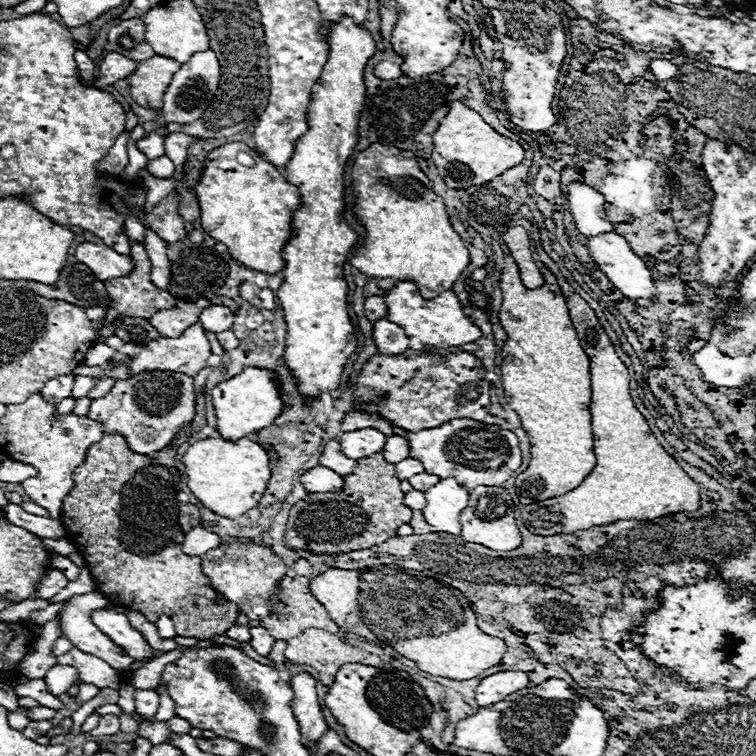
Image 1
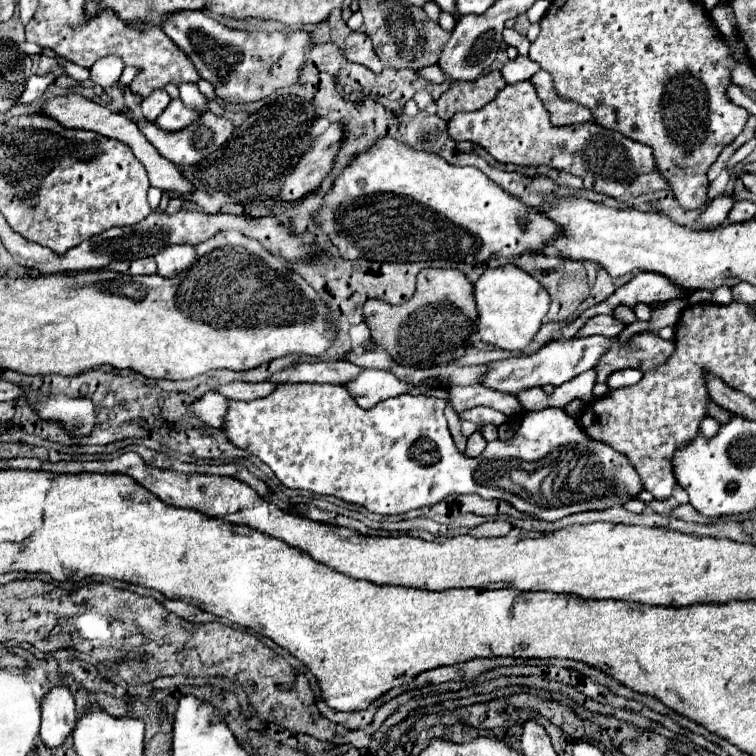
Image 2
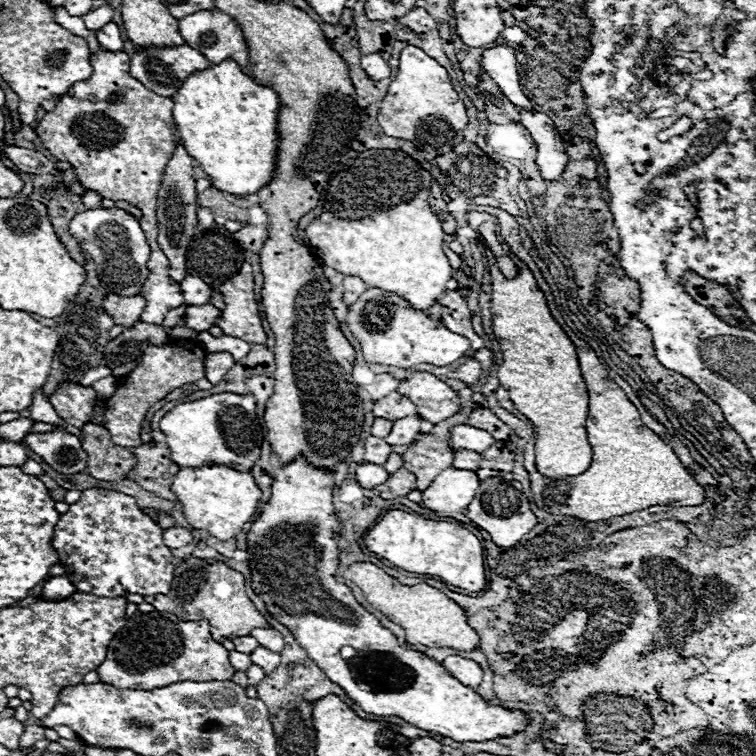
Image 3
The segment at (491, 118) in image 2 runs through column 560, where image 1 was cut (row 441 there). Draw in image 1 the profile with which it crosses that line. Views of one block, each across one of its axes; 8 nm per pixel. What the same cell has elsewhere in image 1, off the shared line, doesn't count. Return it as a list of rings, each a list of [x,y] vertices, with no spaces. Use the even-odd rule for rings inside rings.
[[[144,372],[136,378],[116,380],[114,388],[104,398],[96,398],[92,402],[88,418],[104,422],[106,434],[124,436],[132,452],[152,454],[166,448],[174,436],[194,420],[194,406],[194,380],[190,376],[172,372]]]

